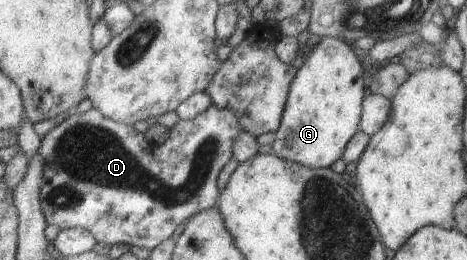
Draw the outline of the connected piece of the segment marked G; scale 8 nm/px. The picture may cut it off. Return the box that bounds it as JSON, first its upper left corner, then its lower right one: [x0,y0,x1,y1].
[272,37,367,168]

